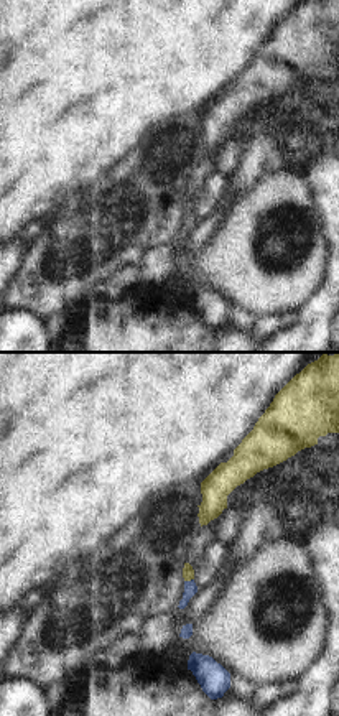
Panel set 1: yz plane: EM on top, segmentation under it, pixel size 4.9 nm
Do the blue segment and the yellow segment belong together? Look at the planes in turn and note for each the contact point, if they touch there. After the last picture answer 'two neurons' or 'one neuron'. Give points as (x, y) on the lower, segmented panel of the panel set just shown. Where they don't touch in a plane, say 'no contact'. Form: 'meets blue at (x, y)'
meets blue at (188, 581)

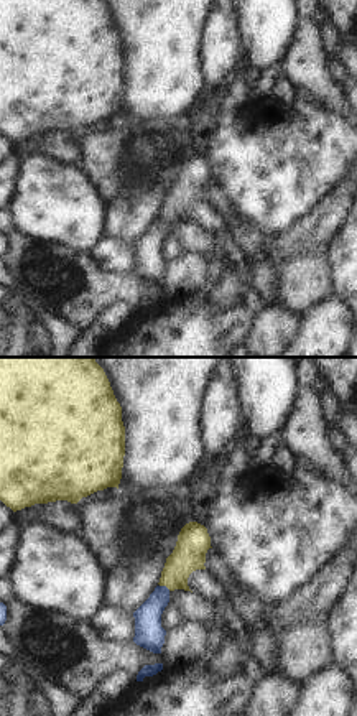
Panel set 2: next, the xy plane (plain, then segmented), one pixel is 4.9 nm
meets blue at (165, 586)

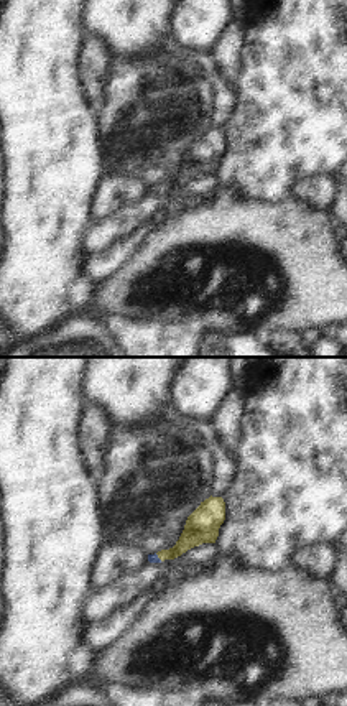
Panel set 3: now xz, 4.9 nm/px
meets blue at (157, 557)

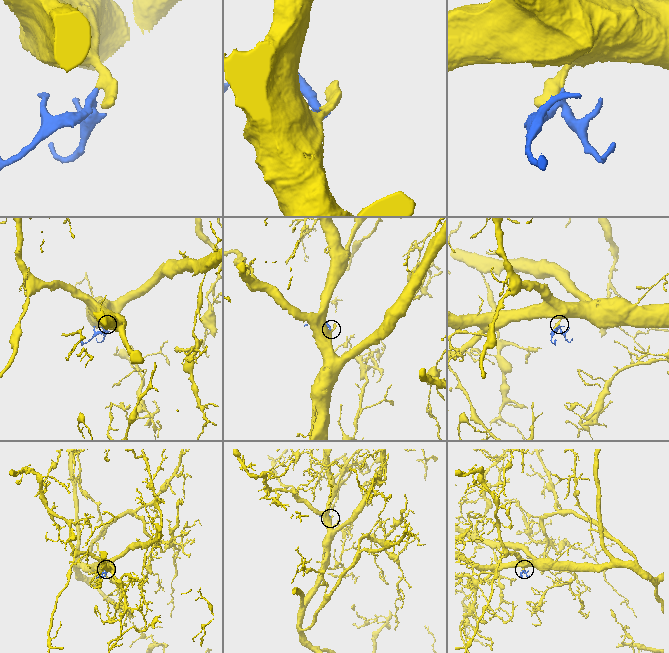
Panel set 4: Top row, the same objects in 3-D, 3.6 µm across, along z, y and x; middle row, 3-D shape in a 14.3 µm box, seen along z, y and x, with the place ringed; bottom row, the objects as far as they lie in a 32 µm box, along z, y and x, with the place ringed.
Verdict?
one neuron

